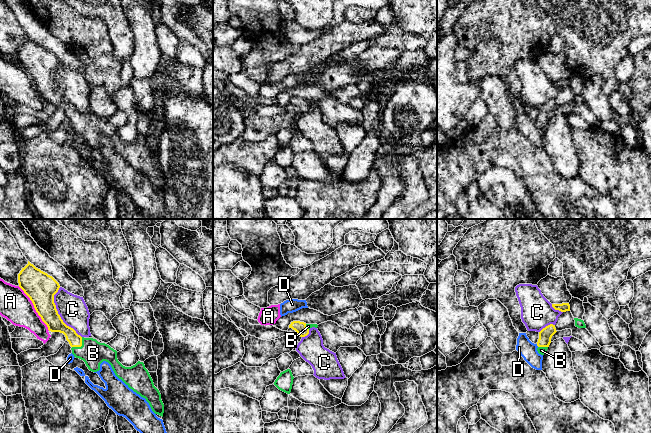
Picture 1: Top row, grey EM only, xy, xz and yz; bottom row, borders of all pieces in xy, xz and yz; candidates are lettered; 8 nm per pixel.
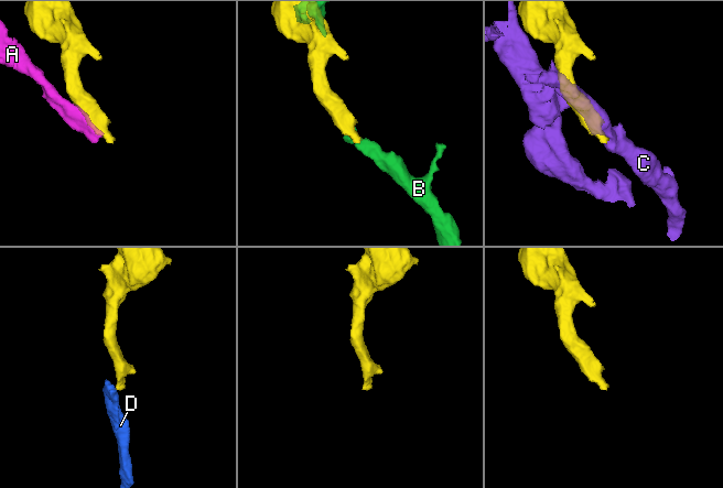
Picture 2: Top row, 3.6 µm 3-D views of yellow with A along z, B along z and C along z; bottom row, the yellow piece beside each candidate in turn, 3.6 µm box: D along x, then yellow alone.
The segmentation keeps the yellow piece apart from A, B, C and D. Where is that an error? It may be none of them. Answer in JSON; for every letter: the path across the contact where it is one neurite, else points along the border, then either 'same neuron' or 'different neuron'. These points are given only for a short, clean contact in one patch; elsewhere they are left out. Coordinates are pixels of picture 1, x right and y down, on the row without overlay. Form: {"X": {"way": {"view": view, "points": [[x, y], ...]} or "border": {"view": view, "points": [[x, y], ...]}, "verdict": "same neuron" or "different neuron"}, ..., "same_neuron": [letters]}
{"A": {"verdict": "different neuron"}, "B": {"verdict": "same neuron"}, "C": {"verdict": "different neuron"}, "D": {"border": {"view": "yz", "points": [[536, 120], [538, 122]]}, "verdict": "different neuron"}, "same_neuron": ["B"]}

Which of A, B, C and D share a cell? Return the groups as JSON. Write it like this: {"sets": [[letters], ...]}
{"sets": [["A", "D"], ["B"], ["C"]]}

